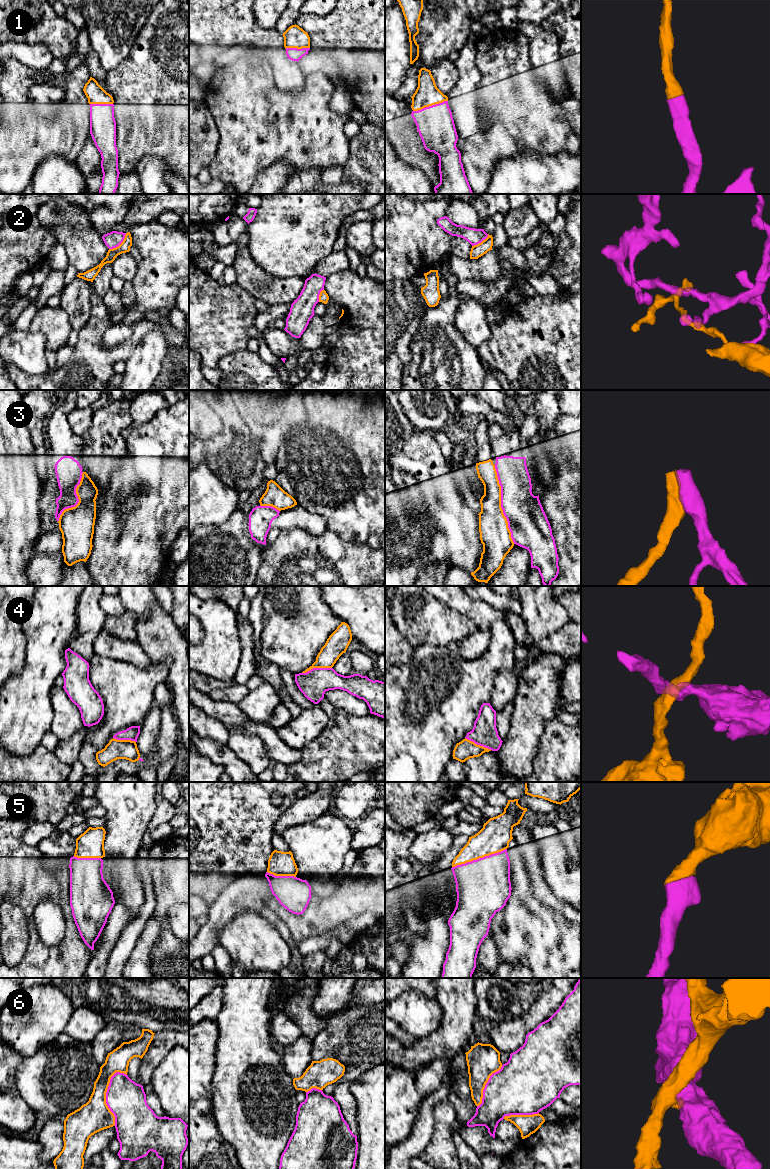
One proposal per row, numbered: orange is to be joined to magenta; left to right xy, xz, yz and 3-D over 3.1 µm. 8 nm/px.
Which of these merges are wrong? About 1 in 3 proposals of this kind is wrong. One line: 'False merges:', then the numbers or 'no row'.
False merges: 2, 4, 6

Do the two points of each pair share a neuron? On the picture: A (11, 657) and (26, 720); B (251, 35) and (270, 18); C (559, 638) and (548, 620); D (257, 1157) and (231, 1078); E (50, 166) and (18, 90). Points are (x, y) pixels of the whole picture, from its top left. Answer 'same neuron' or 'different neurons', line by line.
A: different neurons
B: different neurons
C: different neurons
D: same neuron
E: different neurons

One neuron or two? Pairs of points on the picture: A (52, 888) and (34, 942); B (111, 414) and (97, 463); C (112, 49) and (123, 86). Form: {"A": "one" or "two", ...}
{"A": "one", "B": "one", "C": "two"}

